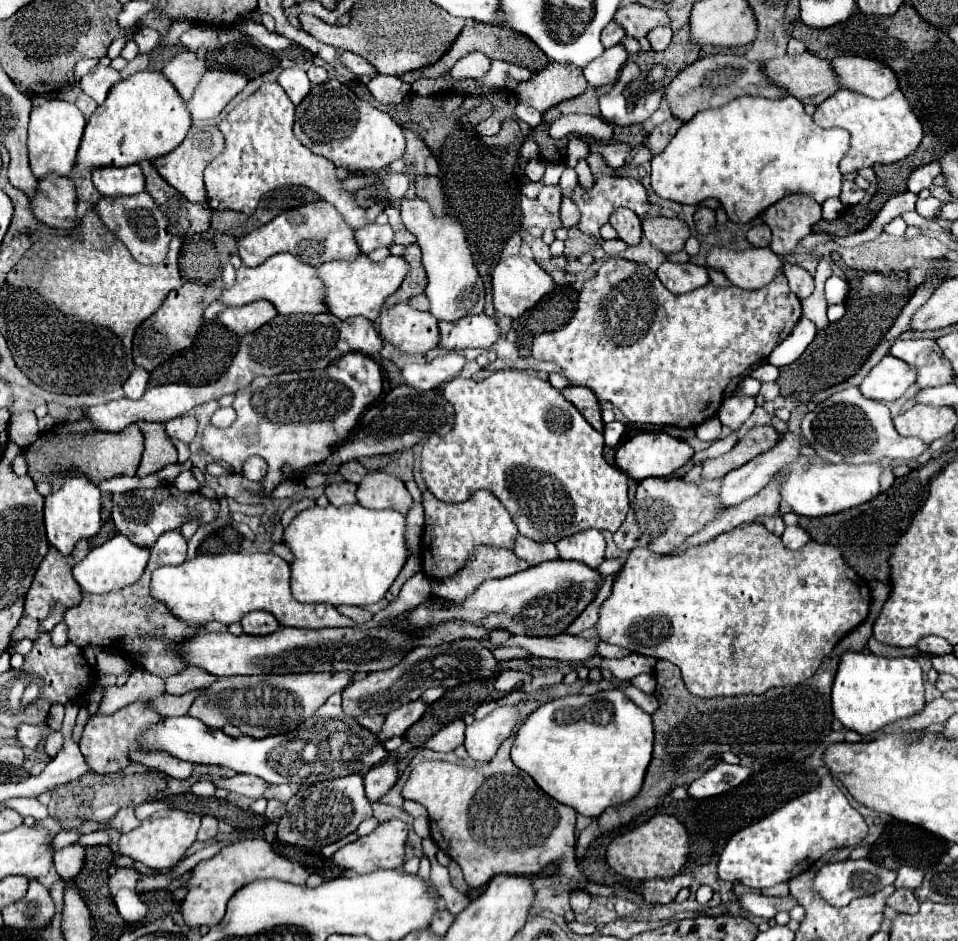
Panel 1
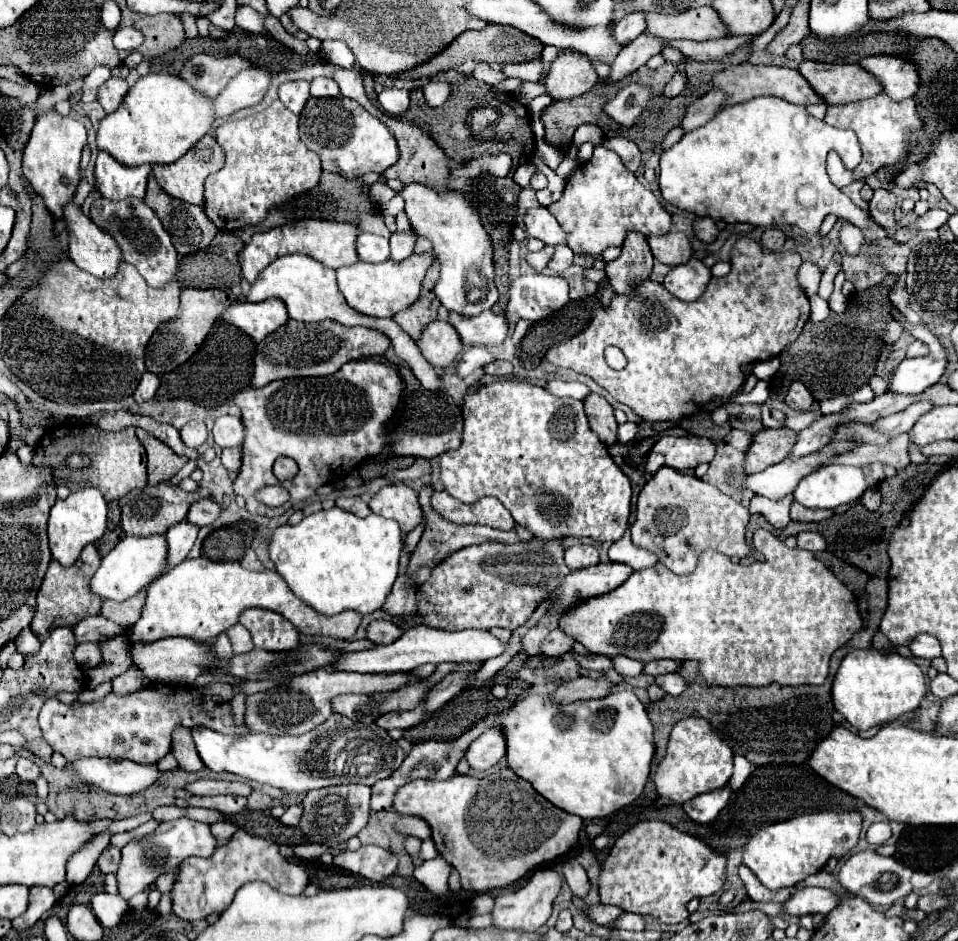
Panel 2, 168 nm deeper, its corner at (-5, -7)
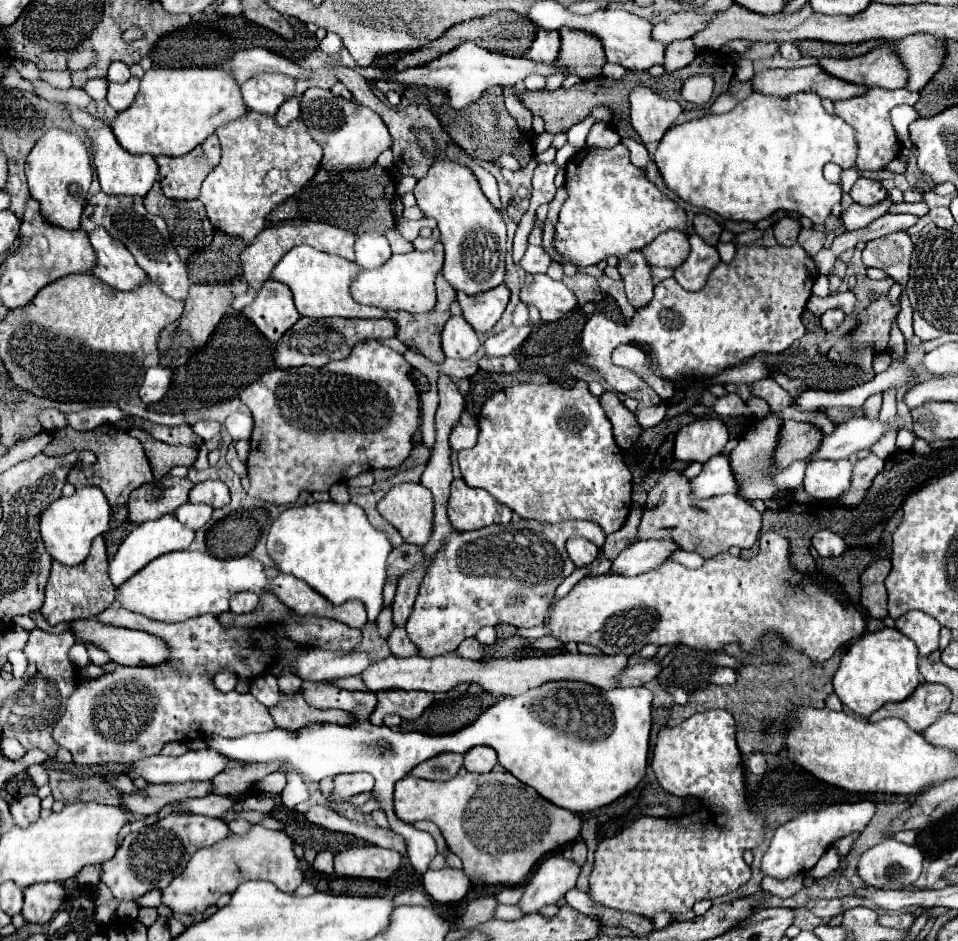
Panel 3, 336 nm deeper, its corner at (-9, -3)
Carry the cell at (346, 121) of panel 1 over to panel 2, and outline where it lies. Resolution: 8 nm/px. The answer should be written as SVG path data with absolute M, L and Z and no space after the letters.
M344 96L310 98L300 112L300 138L312 152L320 156L326 172L336 172L346 178L358 178L366 172L384 174L400 156L398 142L386 124L382 124L356 100Z

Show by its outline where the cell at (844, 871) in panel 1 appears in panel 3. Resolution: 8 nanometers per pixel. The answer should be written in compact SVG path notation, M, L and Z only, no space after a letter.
M886 838L860 856L860 878L880 890L910 890L922 872L924 856L918 846Z

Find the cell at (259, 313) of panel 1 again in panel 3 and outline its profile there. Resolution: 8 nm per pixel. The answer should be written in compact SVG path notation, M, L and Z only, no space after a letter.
M274 280L264 282L254 302L244 308L244 316L250 318L270 342L278 342L288 328L300 320L290 288Z

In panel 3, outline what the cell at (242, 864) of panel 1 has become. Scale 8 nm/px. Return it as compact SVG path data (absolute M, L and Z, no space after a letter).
M260 824L252 826L252 830L242 836L228 834L224 840L208 848L200 848L192 856L184 874L176 876L172 884L162 890L162 904L172 912L204 912L208 906L214 906L222 894L232 894L246 880L266 880L282 892L294 892L302 884L304 874L292 846L294 842L286 832L268 830Z

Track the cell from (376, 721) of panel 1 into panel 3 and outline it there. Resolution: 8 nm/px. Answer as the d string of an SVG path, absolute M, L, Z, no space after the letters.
M384 690L378 692L378 704L370 716L372 724L382 724L386 714L398 714L404 720L418 718L432 700L430 692L406 692L406 690Z

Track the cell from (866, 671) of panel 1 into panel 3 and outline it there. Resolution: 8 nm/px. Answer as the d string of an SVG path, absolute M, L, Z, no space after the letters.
M882 628L878 632L866 632L854 640L840 660L834 674L834 692L854 714L868 718L872 712L882 708L886 702L900 702L908 698L920 684L918 672L918 648L916 644L900 634L896 628Z

